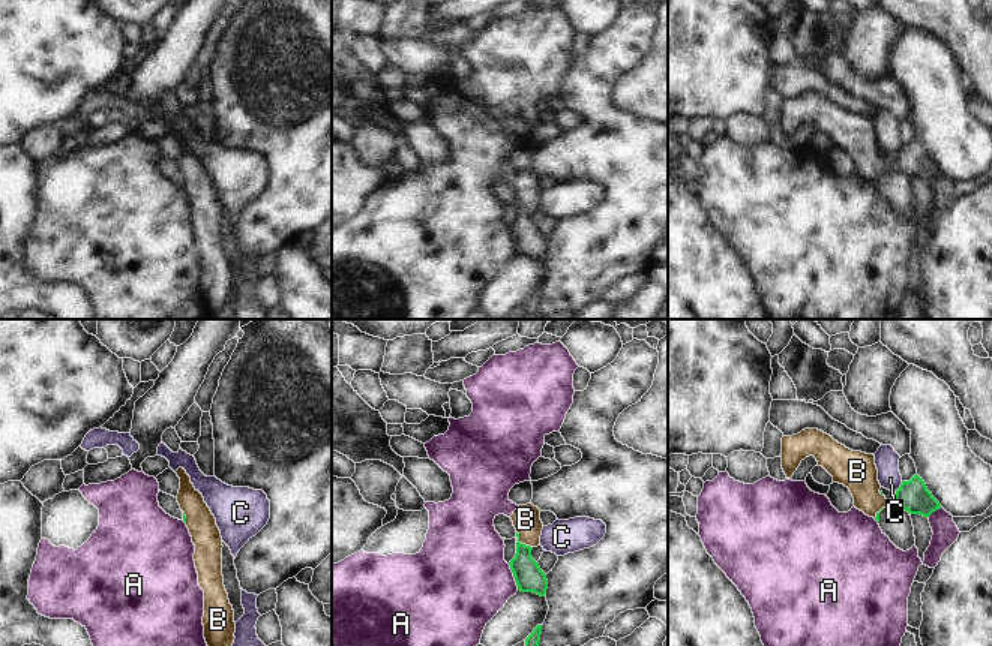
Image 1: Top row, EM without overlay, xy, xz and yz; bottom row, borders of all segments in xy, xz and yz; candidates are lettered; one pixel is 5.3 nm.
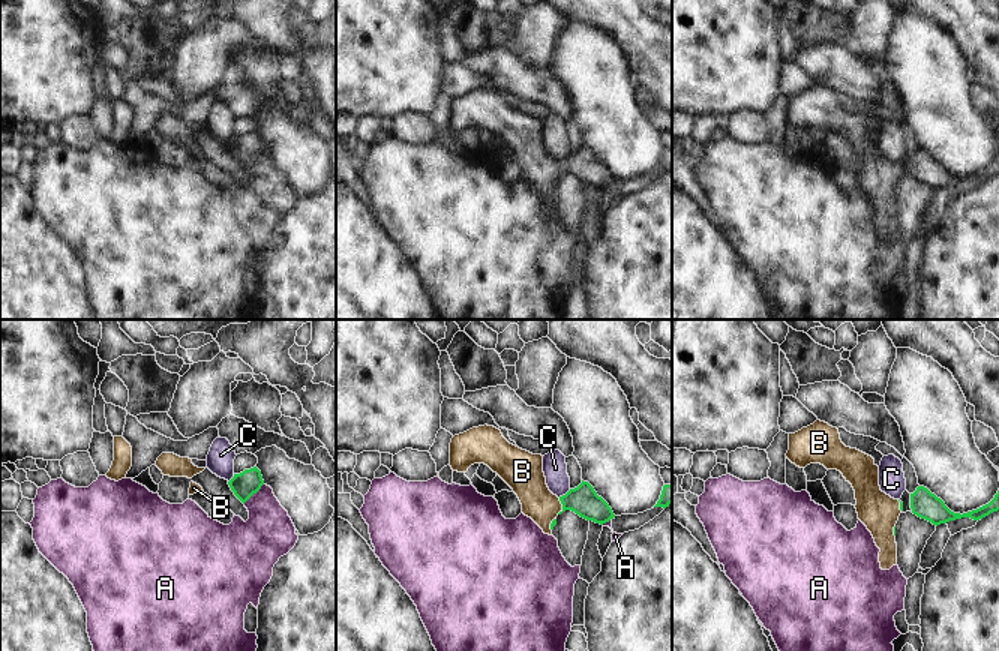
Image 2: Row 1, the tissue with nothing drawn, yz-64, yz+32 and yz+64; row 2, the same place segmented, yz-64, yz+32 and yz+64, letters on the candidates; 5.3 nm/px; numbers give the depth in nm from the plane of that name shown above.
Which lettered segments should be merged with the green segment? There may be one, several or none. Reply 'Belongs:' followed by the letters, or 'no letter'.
Belongs: B

